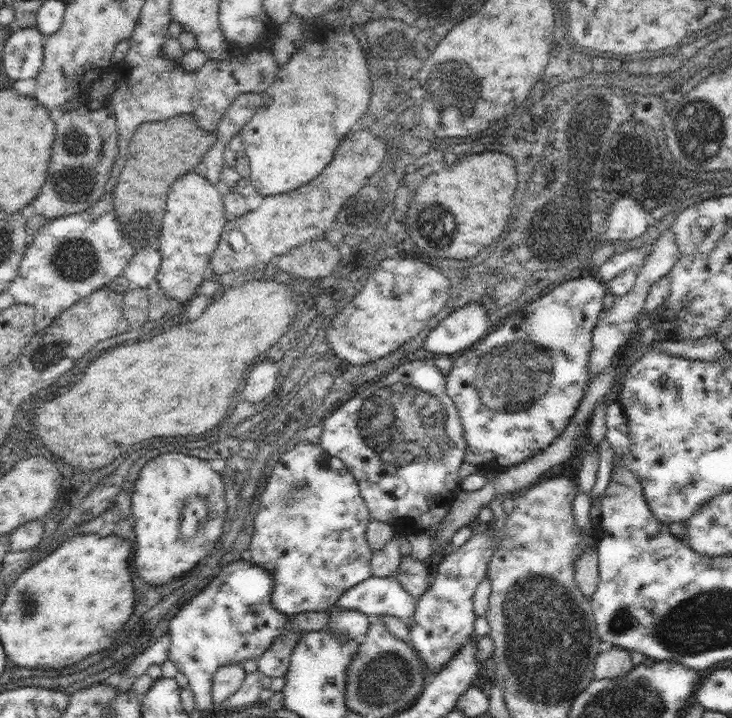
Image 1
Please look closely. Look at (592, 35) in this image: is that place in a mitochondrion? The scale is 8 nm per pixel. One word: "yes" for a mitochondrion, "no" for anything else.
no

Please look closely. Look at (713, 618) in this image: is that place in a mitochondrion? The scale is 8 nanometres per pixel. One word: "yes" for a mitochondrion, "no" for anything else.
yes

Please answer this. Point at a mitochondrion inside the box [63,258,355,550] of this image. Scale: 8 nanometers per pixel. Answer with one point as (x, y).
(255, 465)

